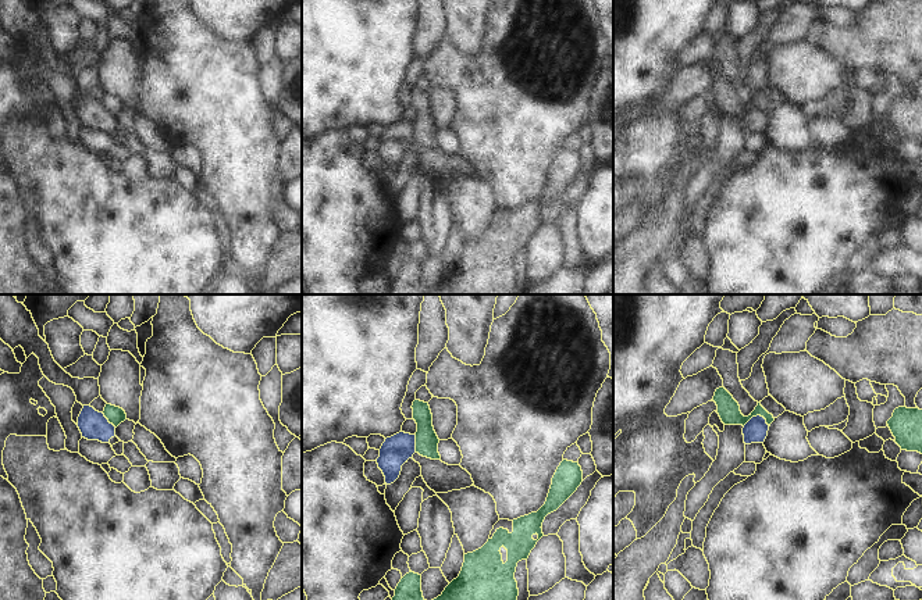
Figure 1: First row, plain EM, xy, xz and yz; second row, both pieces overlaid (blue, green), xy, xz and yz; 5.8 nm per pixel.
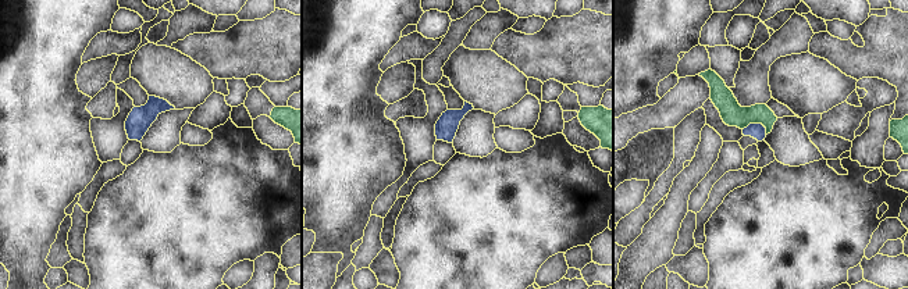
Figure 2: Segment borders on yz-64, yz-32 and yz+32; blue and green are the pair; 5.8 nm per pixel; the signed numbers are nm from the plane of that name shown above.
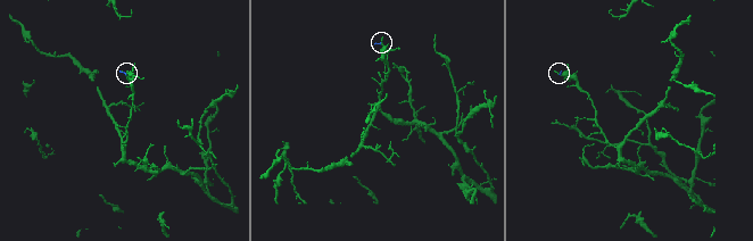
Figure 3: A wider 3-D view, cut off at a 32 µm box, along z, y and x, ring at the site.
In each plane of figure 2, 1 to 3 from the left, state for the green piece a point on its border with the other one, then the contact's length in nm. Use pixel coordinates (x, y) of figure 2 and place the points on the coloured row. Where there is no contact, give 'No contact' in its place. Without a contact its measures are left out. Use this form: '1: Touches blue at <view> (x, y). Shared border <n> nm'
1: No contact
2: No contact
3: Touches blue at yz+32 (757, 124). Shared border 150 nm.

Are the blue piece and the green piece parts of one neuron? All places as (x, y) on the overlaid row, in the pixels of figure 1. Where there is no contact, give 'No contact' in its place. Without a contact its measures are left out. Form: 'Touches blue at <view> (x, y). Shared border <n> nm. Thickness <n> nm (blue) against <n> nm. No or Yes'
Touches blue at yz (757, 415). Shared border 160 nm. Thickness 140 nm (blue) against 130 nm. No.

